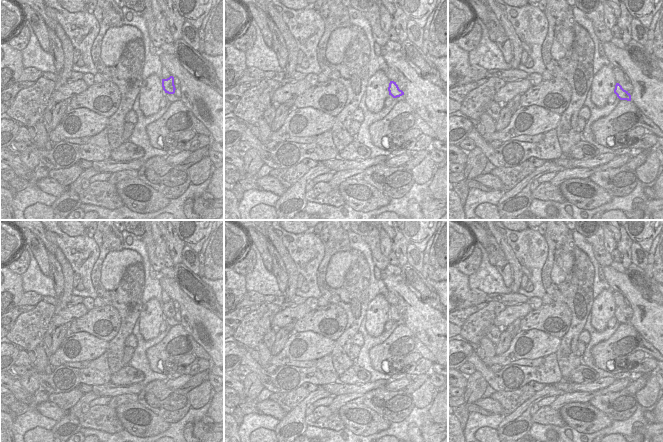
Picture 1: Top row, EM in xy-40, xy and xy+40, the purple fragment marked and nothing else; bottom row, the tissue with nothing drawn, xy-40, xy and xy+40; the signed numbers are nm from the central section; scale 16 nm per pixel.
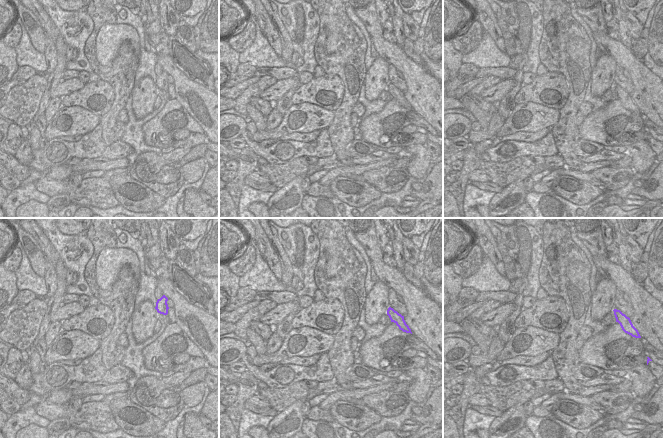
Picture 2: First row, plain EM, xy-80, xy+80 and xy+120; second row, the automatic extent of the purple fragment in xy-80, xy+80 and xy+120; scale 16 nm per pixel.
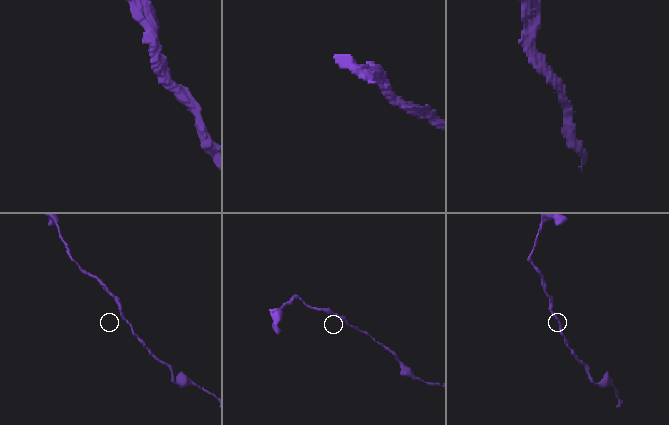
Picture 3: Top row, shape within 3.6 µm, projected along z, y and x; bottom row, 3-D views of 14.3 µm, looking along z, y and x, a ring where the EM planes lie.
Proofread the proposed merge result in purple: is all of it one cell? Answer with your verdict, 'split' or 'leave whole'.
leave whole

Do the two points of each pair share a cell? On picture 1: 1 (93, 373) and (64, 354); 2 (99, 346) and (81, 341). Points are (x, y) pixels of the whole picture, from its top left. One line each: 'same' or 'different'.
1: different
2: same

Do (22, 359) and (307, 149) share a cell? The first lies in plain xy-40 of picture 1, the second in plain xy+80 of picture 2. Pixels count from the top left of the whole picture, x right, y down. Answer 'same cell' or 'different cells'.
same cell

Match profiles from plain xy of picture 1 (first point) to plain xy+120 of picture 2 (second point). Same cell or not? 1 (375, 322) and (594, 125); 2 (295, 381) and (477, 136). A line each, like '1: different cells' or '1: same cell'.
1: different cells
2: different cells

